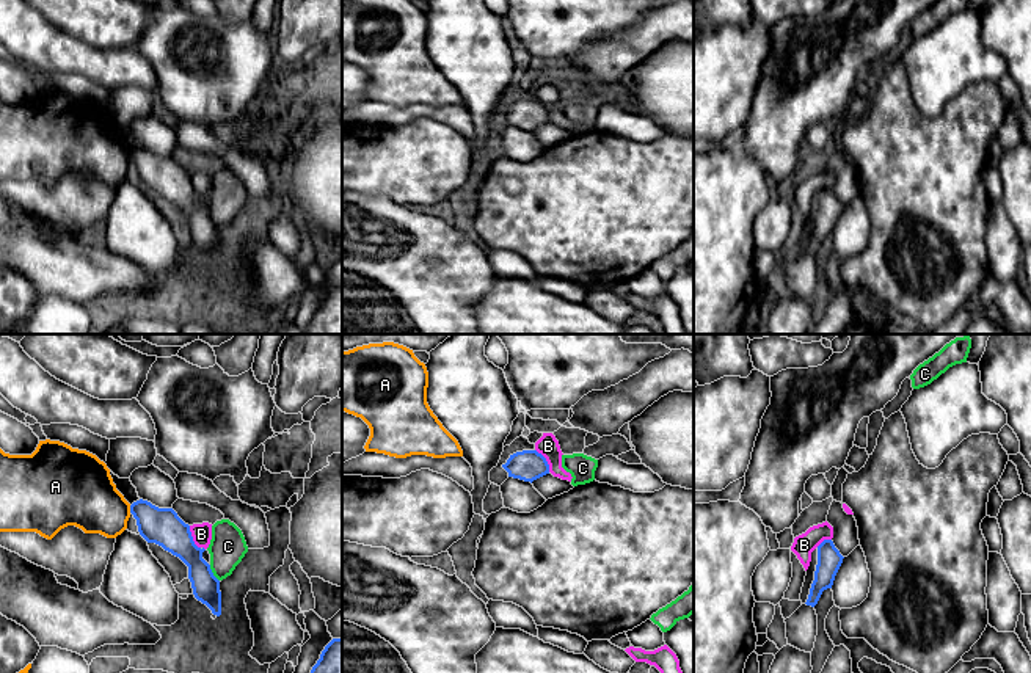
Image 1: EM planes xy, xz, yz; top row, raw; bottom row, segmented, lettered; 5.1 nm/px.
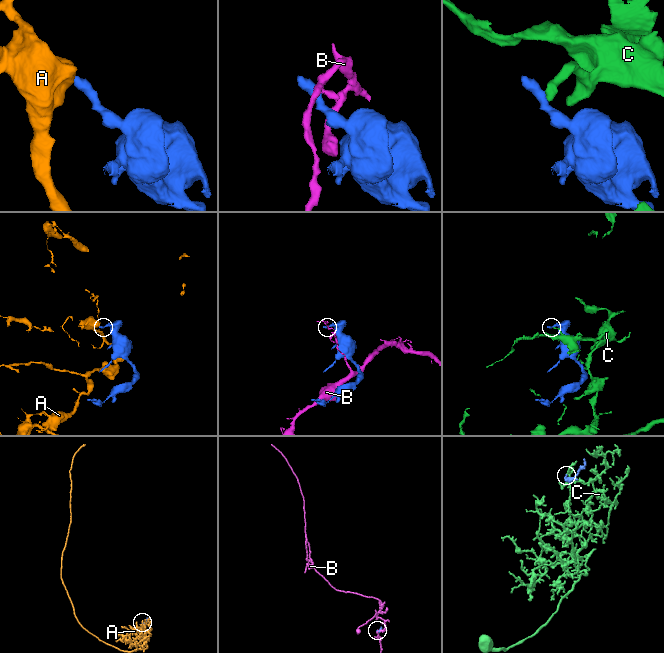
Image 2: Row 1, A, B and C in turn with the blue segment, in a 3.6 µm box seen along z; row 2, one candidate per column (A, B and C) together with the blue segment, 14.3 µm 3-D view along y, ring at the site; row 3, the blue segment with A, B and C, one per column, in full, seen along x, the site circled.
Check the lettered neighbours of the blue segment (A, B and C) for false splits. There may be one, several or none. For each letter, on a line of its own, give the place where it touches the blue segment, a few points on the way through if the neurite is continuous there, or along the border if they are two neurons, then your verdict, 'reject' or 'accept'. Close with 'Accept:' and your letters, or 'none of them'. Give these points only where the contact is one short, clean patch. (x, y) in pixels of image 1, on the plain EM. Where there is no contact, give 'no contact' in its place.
A: contact xy (131, 157); border xy (129, 154), (131, 160); reject
B: contact xy (192, 185); reject
C: contact xy (212, 221); border xy (209, 214), (218, 229); reject
Accept: none of them

